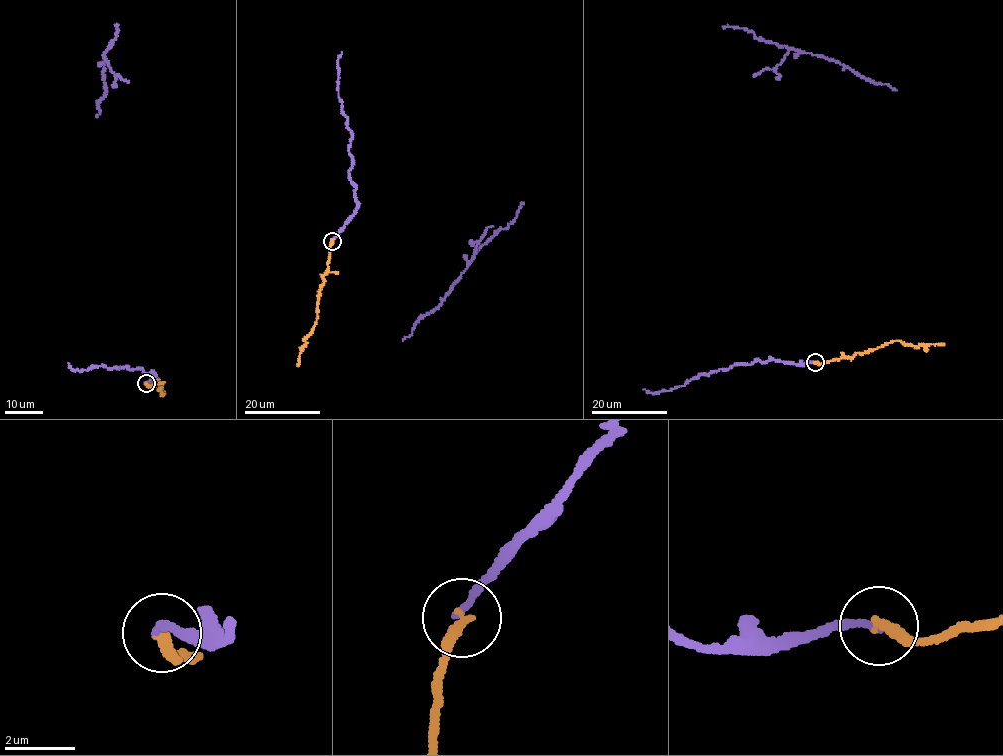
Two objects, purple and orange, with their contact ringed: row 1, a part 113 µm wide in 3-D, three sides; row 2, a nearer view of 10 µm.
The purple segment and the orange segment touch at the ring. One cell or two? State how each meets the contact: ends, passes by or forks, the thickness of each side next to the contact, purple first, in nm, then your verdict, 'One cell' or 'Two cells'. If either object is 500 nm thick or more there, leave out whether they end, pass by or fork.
At the ring purple ends. At the ring orange ends. Thickness 240 nm (purple) against 360 nm. One cell

